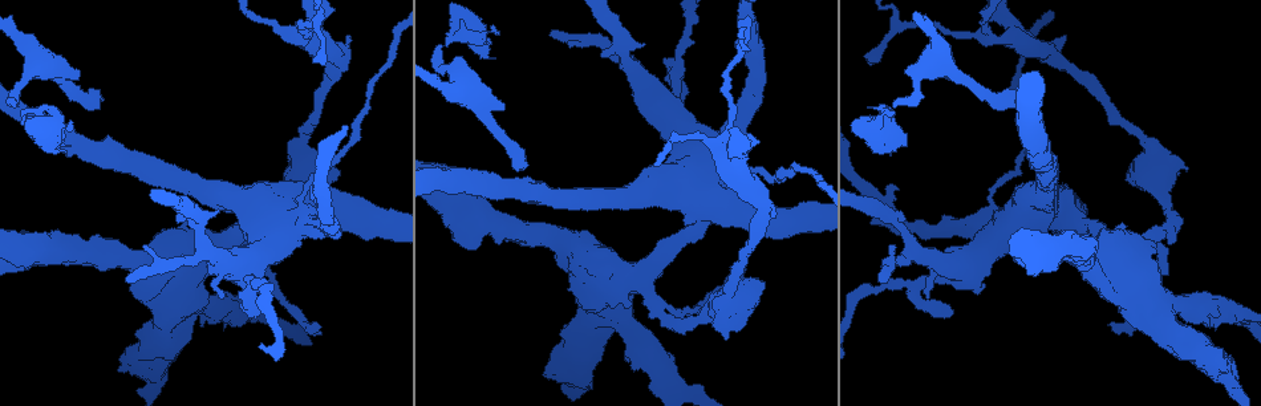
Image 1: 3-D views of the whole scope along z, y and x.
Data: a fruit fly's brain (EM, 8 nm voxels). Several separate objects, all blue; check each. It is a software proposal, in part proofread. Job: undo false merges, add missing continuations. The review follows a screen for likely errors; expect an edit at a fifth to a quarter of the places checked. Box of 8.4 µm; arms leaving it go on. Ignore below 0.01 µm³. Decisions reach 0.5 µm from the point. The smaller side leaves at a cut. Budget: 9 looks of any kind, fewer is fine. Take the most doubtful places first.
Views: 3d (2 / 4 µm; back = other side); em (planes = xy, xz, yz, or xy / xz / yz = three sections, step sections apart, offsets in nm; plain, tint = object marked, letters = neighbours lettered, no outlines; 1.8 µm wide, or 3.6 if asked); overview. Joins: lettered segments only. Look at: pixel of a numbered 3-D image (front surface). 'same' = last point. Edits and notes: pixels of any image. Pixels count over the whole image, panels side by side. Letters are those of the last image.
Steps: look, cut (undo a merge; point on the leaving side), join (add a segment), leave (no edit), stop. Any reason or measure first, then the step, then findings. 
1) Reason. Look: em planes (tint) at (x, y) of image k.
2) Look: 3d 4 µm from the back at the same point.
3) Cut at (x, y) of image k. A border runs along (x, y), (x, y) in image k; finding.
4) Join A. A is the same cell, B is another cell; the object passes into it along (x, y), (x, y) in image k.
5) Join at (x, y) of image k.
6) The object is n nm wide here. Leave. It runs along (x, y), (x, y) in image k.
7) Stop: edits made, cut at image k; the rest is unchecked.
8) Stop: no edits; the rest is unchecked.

Calibre changes. Look: em planes (letters) at (303, 216) of image 1.

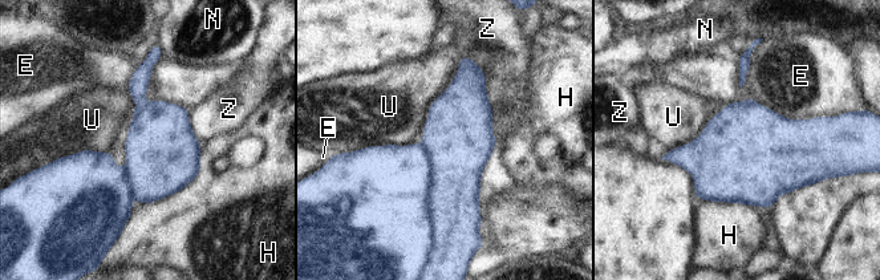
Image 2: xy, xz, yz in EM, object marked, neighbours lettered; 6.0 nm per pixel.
The longest contact is with Z, 550 nm. Cut at (392, 185) of image 2. E, H, N, U and Z are other cells; a border runs along (422, 143), (433, 167), (434, 231) in image 2; a second neuron is stuck on.

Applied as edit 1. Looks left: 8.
See it whole again. Look: overview.

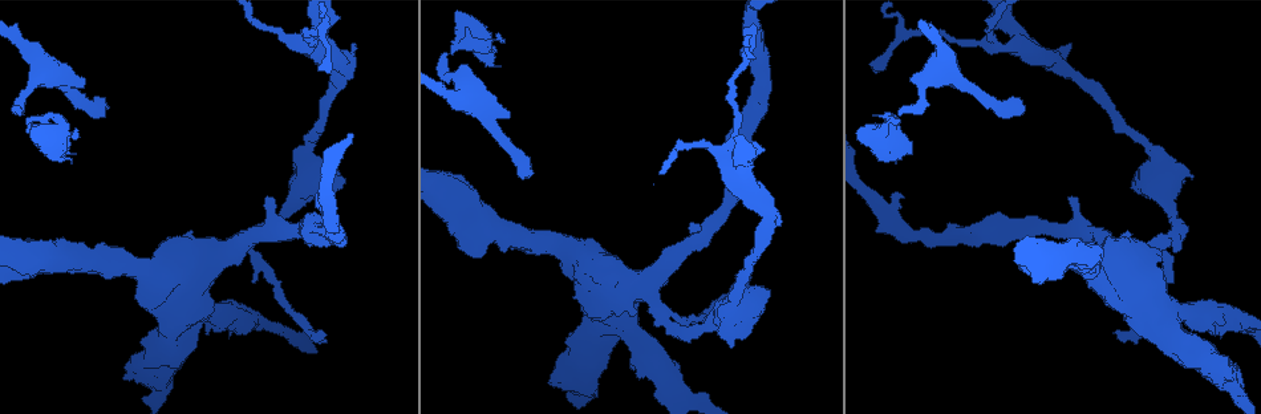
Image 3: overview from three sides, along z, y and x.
Look: 3d 2 µm at (660, 313) of image 3.

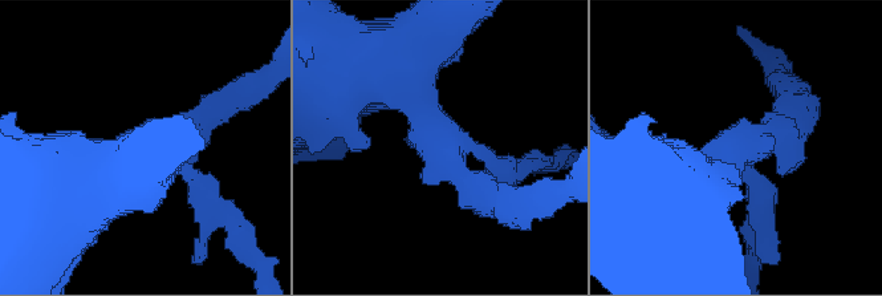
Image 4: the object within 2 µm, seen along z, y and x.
3 arms meet here; the arms are 200, 220, 600 nm wide; now the EM. Look: em yz step 16 (tint) at (442, 143) of image 4.

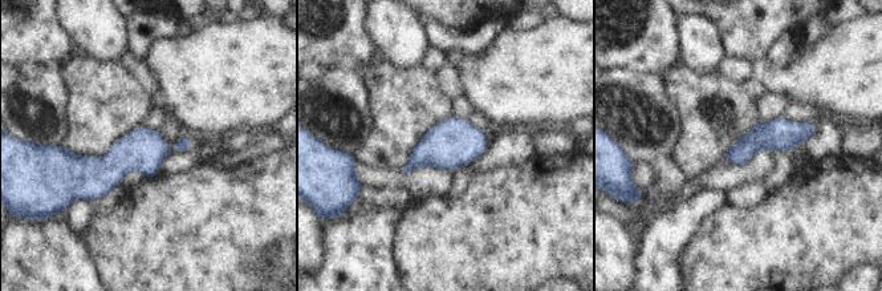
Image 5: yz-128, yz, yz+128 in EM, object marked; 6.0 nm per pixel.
Look: em yz step 16 (letters) at the same point.

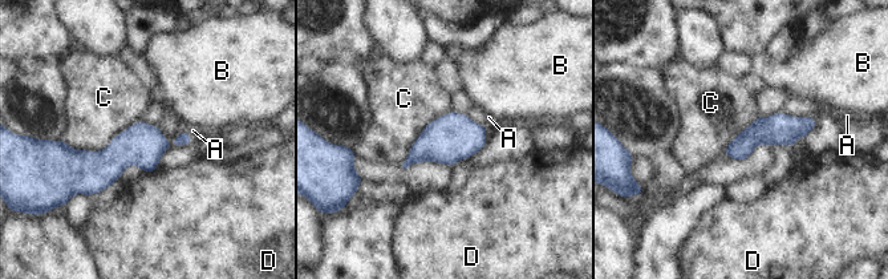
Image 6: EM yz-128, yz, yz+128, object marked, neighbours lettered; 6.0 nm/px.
Leave. A, B, C and D are other cells; it runs along (187, 138), (114, 158), (72, 154) in image 6; all the same neuron.

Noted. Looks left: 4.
Branch stops here. Look: em yz step 16 (tint) at (757, 31) of image 3.

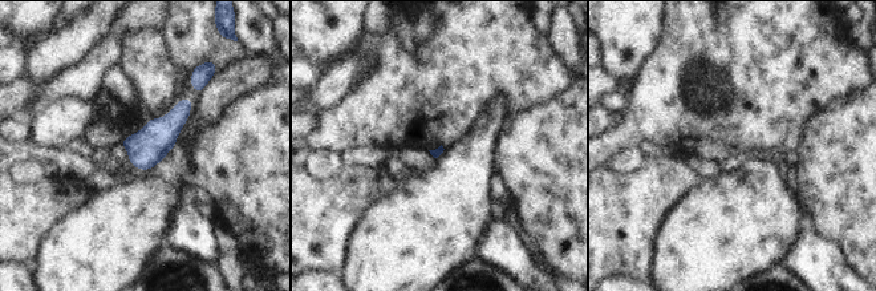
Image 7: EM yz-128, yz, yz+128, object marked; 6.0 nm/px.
Look: em xy step 4 (letters) at the same point.

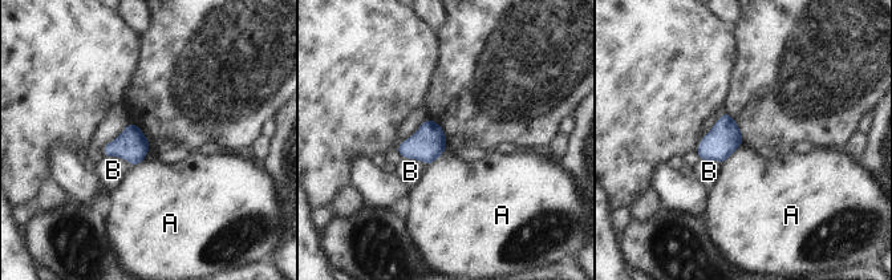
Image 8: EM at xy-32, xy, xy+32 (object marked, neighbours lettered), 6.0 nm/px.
Leave. A and B are other cells; a border runs along (447, 147), (428, 165) in image 8; none of them fits.

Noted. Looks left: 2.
Stop: edits made, cut at image 2; the rest is unchecked.

